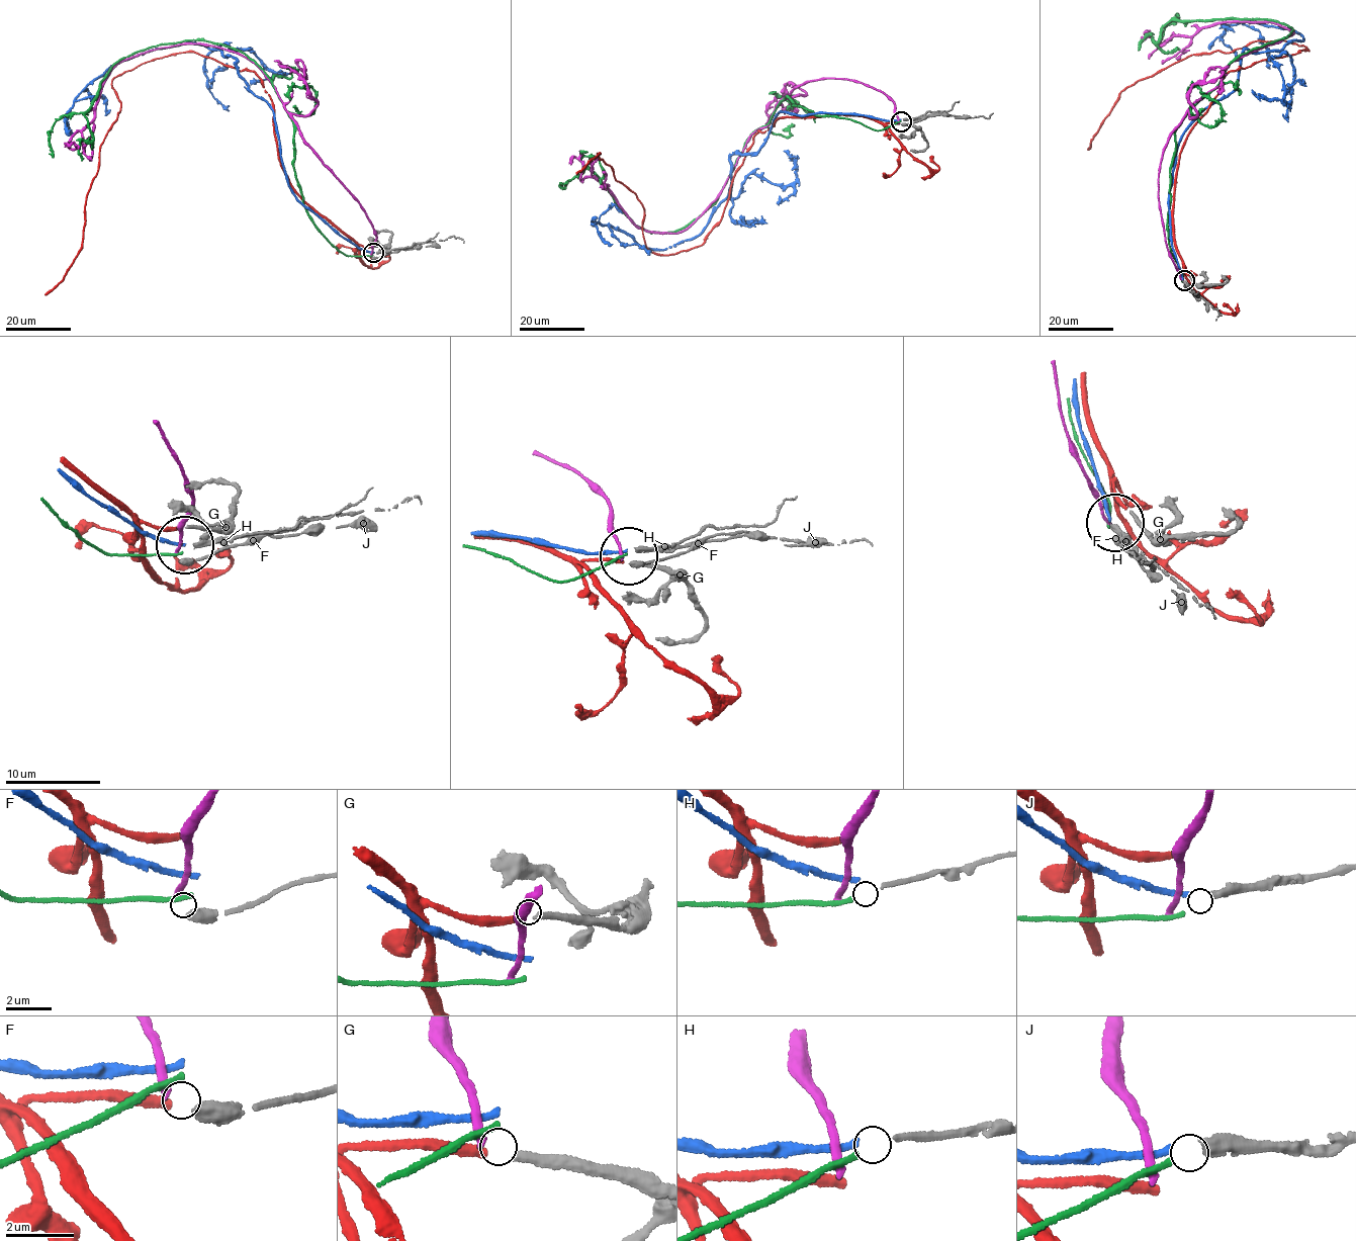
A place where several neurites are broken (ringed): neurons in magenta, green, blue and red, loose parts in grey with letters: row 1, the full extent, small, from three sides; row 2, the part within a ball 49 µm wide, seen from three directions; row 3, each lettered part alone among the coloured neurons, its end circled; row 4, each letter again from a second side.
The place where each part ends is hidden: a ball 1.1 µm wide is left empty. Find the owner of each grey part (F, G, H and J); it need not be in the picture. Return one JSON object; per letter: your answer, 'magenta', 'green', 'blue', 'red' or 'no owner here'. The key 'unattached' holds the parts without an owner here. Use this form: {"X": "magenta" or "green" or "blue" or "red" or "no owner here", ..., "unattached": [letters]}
{"F": "magenta", "G": "red", "H": "green", "J": "blue", "unattached": []}

